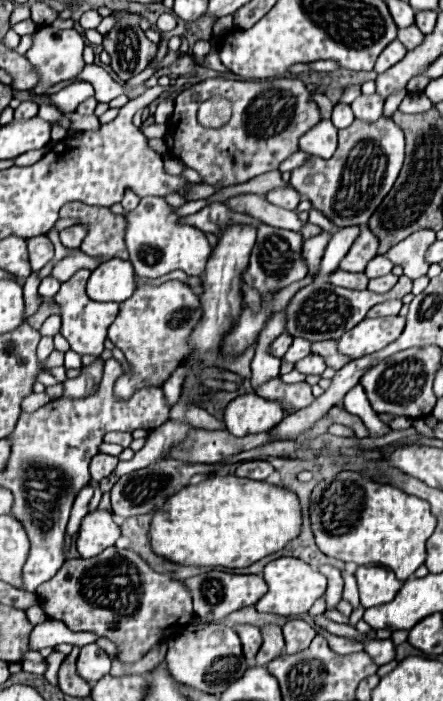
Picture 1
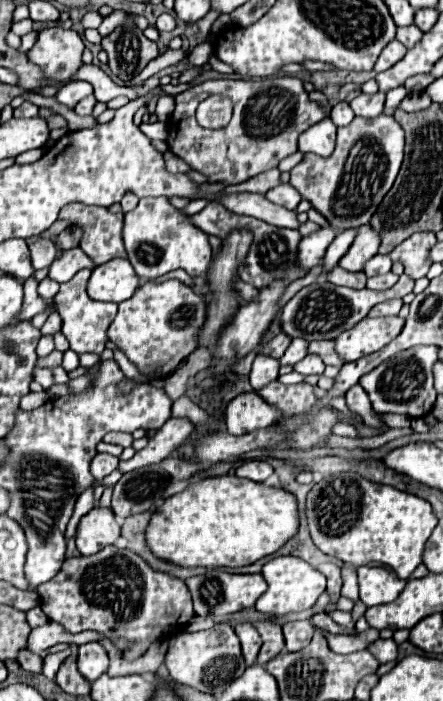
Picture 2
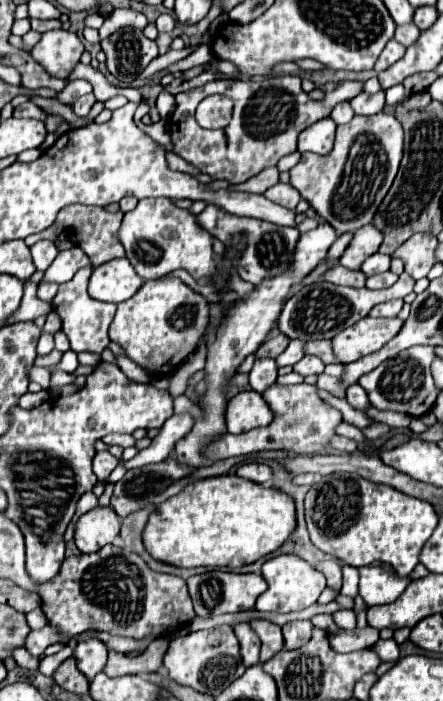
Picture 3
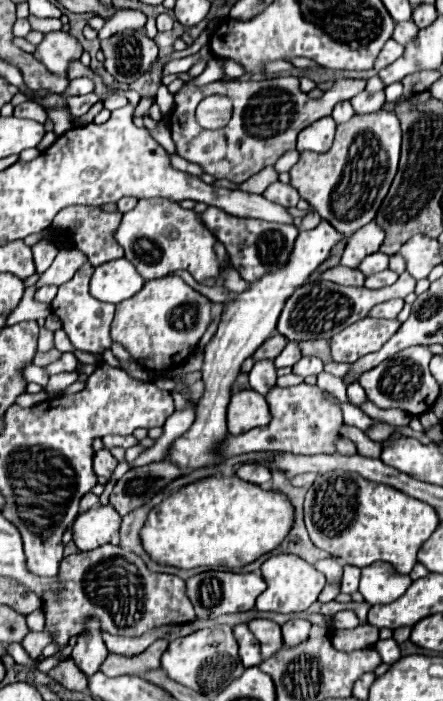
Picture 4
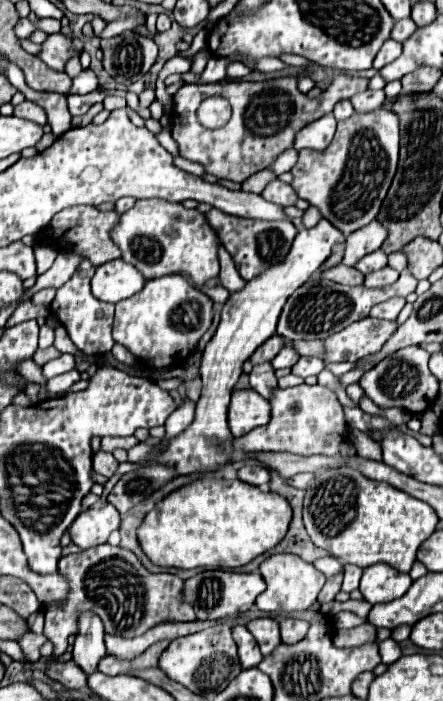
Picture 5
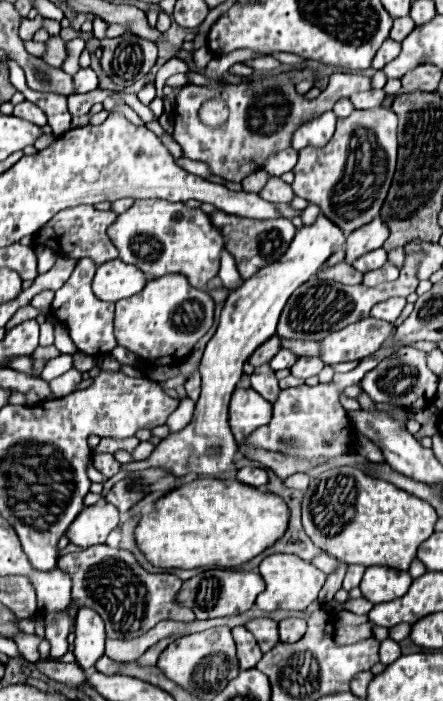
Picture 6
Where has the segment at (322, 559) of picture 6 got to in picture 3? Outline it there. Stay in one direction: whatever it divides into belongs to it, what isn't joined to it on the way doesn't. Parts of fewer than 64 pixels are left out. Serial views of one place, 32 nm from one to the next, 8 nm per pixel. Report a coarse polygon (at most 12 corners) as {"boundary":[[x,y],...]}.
{"boundary":[[332,560],[316,568],[328,578],[338,594],[342,586],[342,566]]}

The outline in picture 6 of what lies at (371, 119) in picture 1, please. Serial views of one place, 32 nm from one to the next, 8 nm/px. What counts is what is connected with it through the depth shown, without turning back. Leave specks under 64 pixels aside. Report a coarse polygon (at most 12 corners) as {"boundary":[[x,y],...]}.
{"boundary":[[384,90],[352,94],[356,110],[380,108]]}

